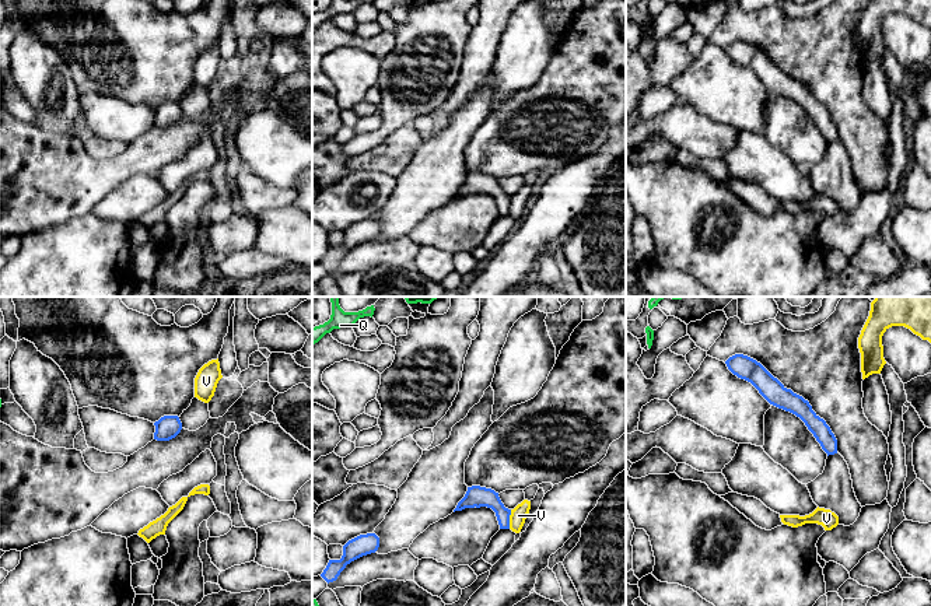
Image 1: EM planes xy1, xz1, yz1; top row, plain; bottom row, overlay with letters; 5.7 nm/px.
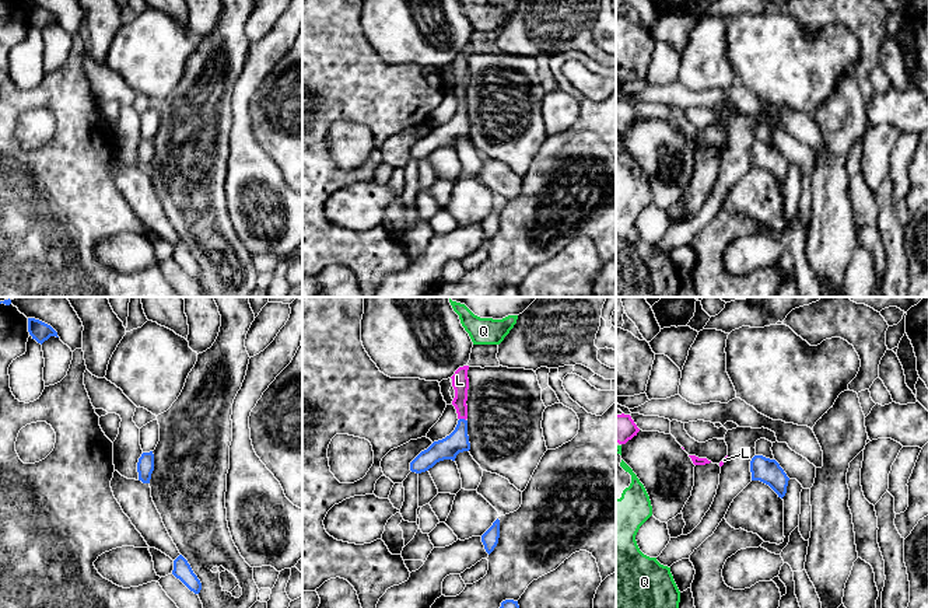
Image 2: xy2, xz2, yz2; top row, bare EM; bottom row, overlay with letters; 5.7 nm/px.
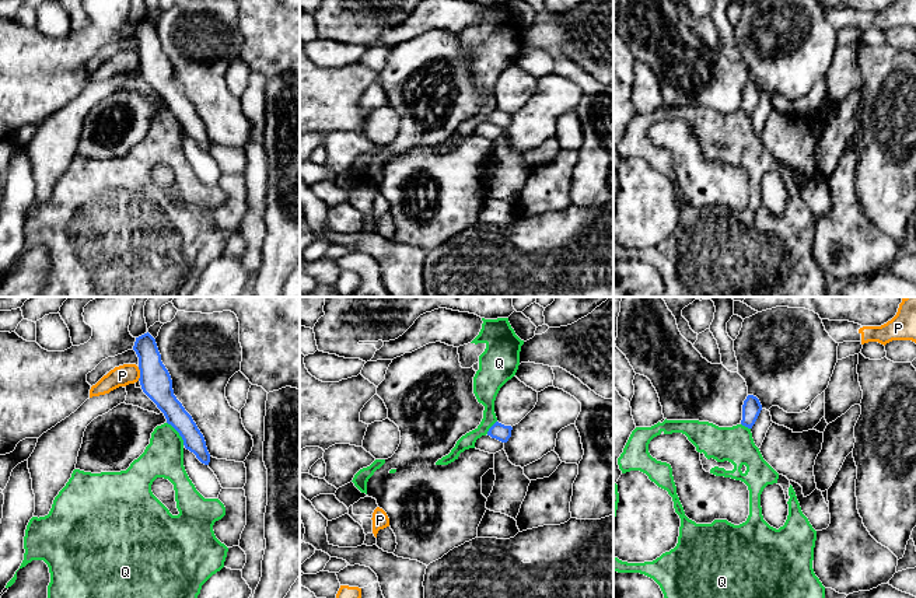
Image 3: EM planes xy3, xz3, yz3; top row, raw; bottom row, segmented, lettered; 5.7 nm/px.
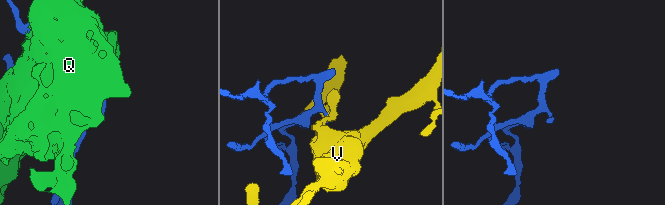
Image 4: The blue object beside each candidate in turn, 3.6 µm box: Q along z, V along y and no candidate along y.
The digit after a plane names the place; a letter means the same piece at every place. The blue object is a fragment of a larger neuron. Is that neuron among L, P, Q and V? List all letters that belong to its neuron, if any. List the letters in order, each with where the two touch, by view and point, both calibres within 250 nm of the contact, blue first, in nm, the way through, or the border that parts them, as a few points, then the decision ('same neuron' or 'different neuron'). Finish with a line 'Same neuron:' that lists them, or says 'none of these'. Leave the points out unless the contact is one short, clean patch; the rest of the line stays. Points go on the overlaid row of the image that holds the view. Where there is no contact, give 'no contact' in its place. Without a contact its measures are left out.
L: contact xz2 (462, 419); calibres 130 and 100 nm; way xz2 (458, 441), (462, 419), (459, 380); same neuron
P: contact xy3 (140, 374); calibres 180 and 120 nm; different neuron
Q: contact xy3 (178, 432); calibres 140 and 220 nm; border xy3 (167, 422), (178, 433), (184, 444); different neuron
V: contact xz1 (508, 519); calibres 120 and 90 nm; different neuron
Same neuron: L

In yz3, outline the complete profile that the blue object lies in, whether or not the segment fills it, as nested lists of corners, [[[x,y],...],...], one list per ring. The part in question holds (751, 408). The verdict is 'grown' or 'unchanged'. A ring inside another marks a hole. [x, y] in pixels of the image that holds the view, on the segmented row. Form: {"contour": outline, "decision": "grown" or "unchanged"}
{"contour": [[[748,395],[742,405],[741,424],[748,429],[752,429],[761,410],[762,410],[762,405],[761,405],[759,399],[754,395]]], "decision": "unchanged"}

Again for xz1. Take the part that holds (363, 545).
{"contour": [[[375,533],[360,535],[351,540],[349,540],[343,546],[343,556],[340,560],[329,560],[326,568],[321,574],[321,577],[329,584],[337,579],[340,572],[346,568],[351,561],[375,553],[379,547],[379,537]]], "decision": "unchanged"}

